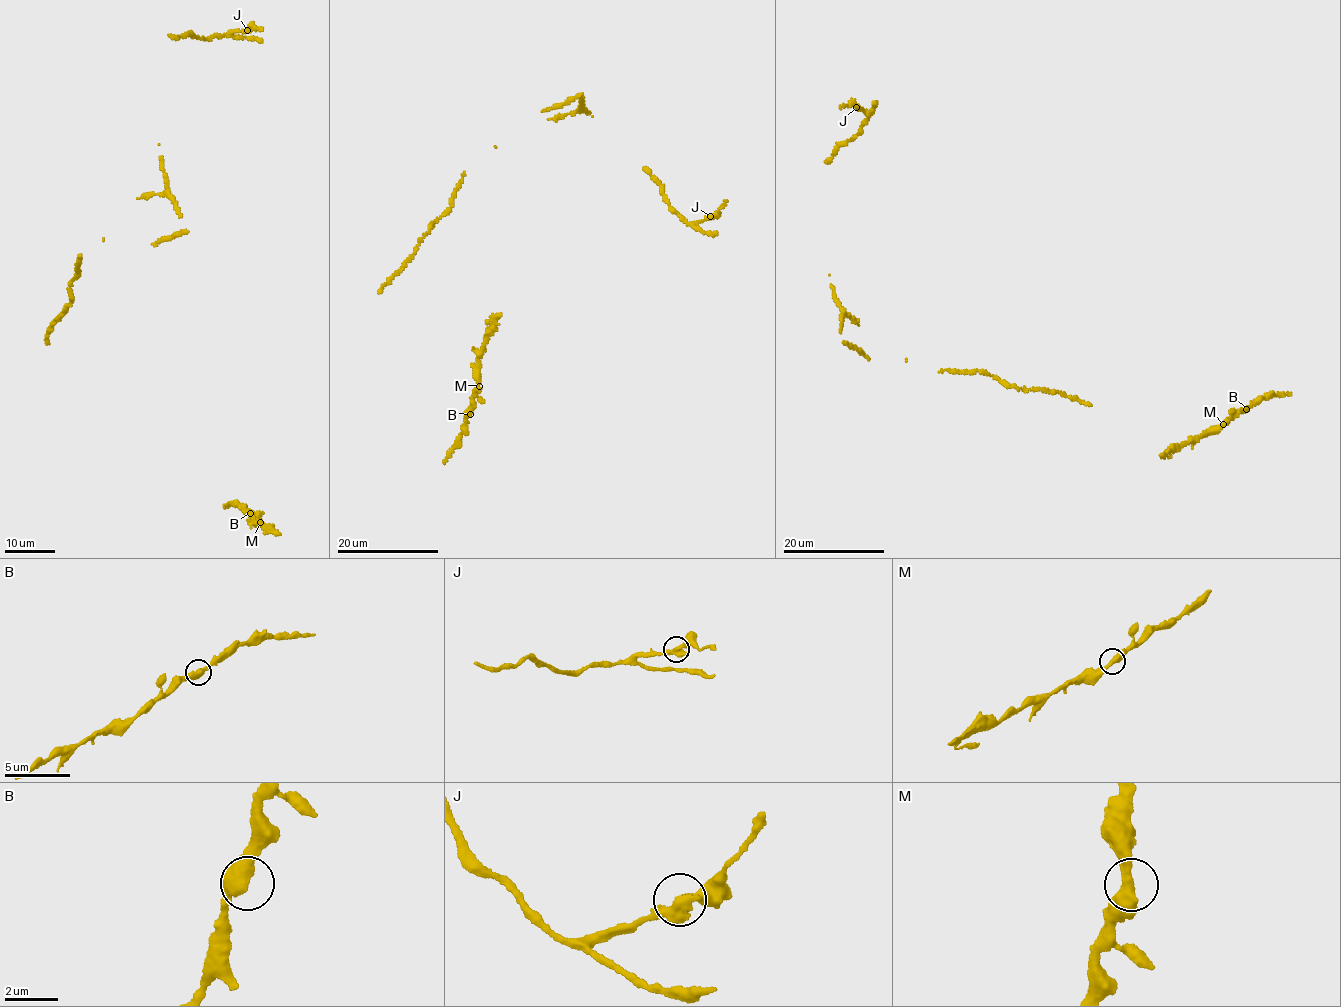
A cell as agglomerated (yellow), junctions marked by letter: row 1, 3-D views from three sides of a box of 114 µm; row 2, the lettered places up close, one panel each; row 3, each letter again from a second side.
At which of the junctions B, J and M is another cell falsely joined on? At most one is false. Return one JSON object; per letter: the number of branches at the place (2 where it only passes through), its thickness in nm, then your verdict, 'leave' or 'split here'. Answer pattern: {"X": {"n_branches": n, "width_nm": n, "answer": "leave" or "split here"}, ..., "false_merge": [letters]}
{"B": {"n_branches": 2, "width_nm": 480, "answer": "leave"}, "J": {"n_branches": 2, "width_nm": 440, "answer": "split here"}, "M": {"n_branches": 2, "width_nm": 440, "answer": "leave"}, "false_merge": ["J"]}

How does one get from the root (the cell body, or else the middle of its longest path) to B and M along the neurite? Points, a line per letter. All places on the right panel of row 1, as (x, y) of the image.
B: (1161, 458), (1217, 429), (1246, 409)
M: (1161, 458), (1223, 424)

